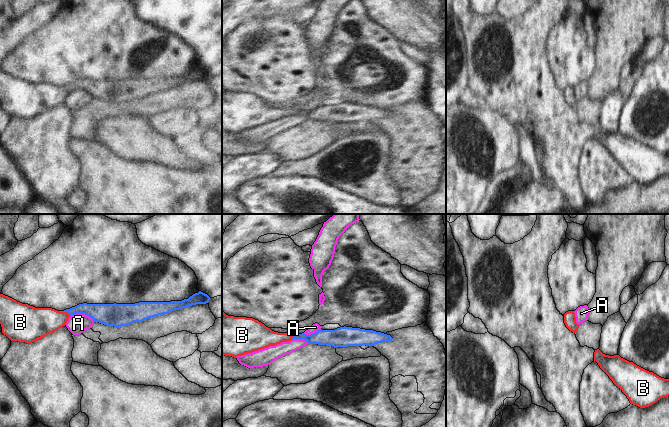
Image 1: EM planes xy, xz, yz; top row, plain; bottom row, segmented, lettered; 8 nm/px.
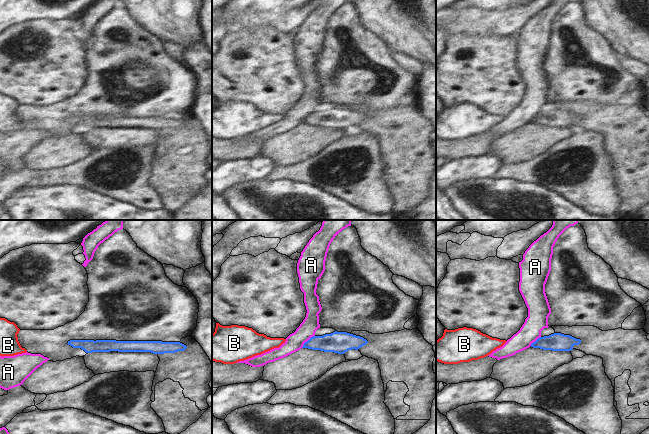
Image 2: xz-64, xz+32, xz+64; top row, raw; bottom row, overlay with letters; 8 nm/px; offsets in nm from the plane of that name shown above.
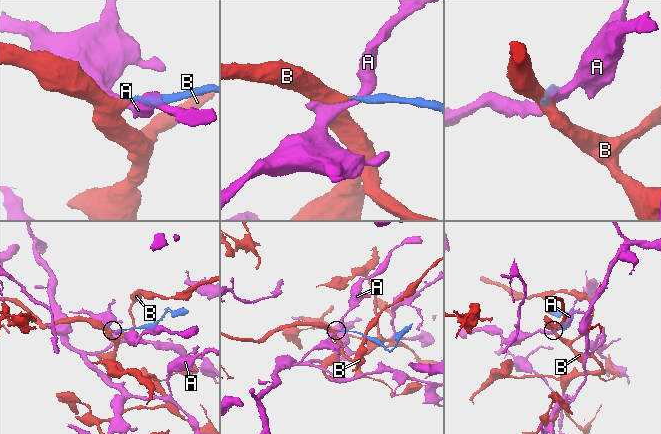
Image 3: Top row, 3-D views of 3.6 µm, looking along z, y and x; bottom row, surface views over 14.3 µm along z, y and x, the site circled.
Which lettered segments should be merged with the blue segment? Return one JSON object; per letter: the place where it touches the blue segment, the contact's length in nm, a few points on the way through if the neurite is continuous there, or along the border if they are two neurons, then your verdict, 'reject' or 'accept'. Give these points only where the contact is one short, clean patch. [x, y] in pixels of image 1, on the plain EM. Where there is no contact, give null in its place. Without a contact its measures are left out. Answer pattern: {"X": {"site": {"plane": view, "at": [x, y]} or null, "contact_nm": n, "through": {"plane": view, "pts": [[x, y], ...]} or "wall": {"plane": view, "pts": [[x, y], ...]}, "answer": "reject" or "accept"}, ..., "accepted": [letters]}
{"A": {"site": {"plane": "xy", "at": [82, 89]}, "contact_nm": 200, "wall": {"plane": "xy", "pts": [[70, 91], [86, 90], [94, 97]]}, "answer": "reject"}, "B": {"site": {"plane": "xy", "at": [65, 87]}, "contact_nm": 100, "through": {"plane": "xy", "pts": [[95, 87], [65, 87], [55, 96], [37, 99]]}, "answer": "accept"}, "accepted": ["B"]}

